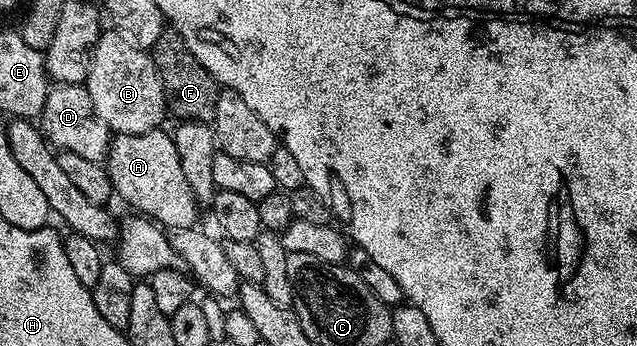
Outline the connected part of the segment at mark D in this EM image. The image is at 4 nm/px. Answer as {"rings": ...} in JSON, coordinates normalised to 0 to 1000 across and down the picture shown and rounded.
{"rings":[[[99,240],[77,254],[63,329],[63,376],[72,393],[72,410],[80,428],[93,439],[119,442],[121,451],[132,454],[137,465],[160,471],[173,436],[174,373],[151,327],[151,315],[144,315],[144,280],[138,280],[138,257],[127,240]]]}

